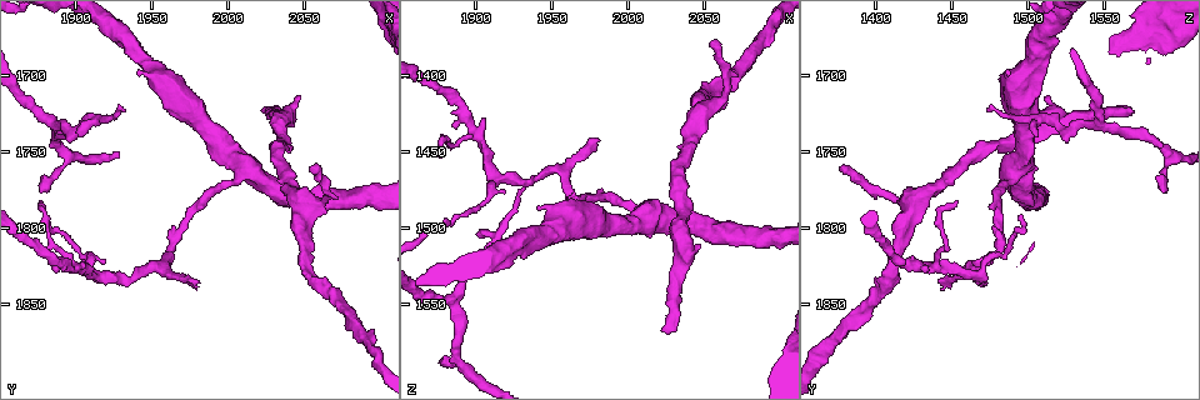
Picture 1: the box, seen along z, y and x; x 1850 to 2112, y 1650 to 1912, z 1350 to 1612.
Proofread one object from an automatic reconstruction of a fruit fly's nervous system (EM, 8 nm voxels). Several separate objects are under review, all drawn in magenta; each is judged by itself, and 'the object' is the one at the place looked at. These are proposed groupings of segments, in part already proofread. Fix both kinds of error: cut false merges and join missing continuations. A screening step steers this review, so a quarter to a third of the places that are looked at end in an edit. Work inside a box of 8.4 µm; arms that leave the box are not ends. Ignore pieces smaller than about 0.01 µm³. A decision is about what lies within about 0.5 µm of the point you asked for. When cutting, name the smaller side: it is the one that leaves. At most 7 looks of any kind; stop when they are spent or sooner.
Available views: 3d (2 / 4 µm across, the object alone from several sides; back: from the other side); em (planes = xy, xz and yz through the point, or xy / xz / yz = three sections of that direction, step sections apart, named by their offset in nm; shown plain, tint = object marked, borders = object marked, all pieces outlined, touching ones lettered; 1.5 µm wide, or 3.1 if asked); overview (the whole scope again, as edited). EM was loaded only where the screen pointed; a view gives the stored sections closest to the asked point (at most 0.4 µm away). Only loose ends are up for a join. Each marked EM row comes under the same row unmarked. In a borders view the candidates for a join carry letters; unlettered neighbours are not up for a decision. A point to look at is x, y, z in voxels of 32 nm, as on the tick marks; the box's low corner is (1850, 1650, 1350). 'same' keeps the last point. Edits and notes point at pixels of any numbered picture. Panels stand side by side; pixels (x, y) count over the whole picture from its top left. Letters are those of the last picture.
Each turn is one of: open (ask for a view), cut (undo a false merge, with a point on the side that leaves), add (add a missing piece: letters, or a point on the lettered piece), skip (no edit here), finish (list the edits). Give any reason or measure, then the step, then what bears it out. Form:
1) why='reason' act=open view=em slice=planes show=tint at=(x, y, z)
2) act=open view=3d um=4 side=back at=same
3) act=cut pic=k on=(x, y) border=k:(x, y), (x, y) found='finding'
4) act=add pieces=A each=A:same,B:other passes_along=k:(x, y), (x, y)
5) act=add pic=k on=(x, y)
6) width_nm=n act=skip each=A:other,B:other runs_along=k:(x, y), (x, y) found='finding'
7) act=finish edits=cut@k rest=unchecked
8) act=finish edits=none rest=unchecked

why='an open end' act=open view=3d um=4 at=(1874, 1774, 1588)

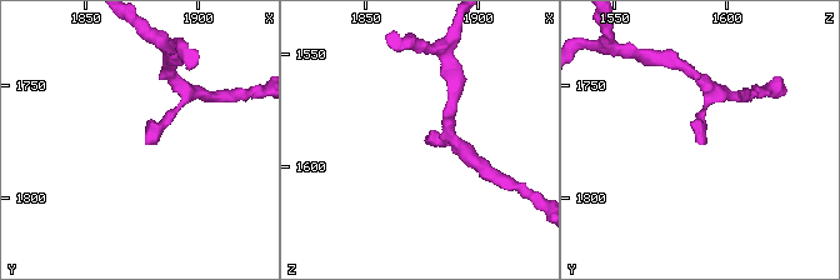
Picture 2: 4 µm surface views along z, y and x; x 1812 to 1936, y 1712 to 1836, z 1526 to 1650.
act=open view=em slice=planes show=borders at=(1876, 1776, 1587)

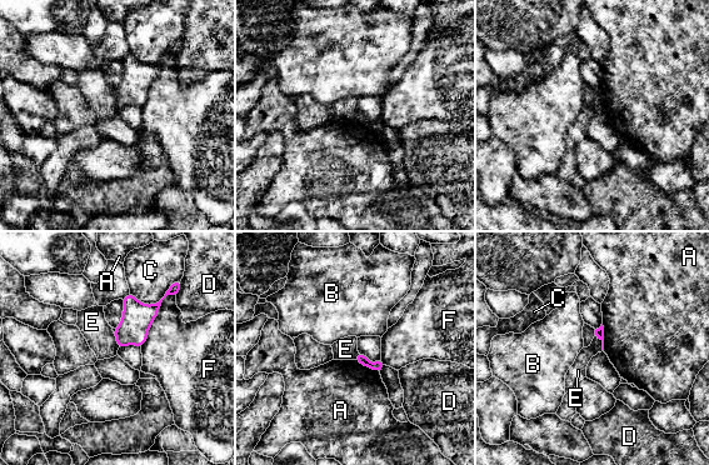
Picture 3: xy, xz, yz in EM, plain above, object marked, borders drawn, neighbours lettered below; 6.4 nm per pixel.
longest_contact=F:400nm act=skip each=A:other,B:other,C:other,D:other,E:other,F:other found='no lettered piece goes on from it'

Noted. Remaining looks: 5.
why='tapers out' act=open view=em slice=xy step=4 show=borders at=(1932, 1724, 1472)

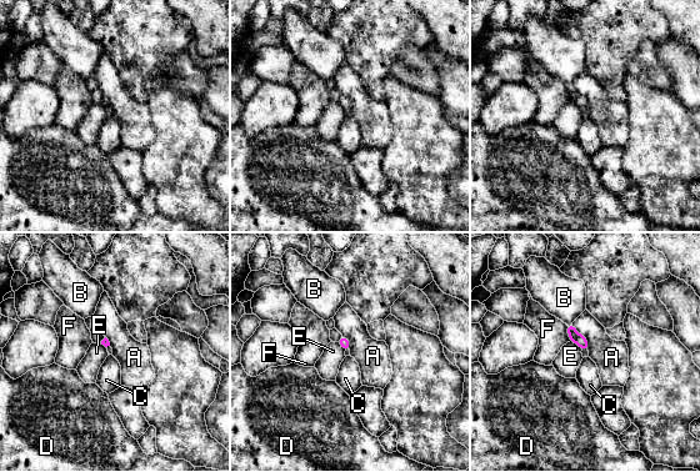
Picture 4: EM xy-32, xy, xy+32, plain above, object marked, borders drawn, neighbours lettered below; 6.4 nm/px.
why='another direction' act=open view=em slice=planes show=borders at=same

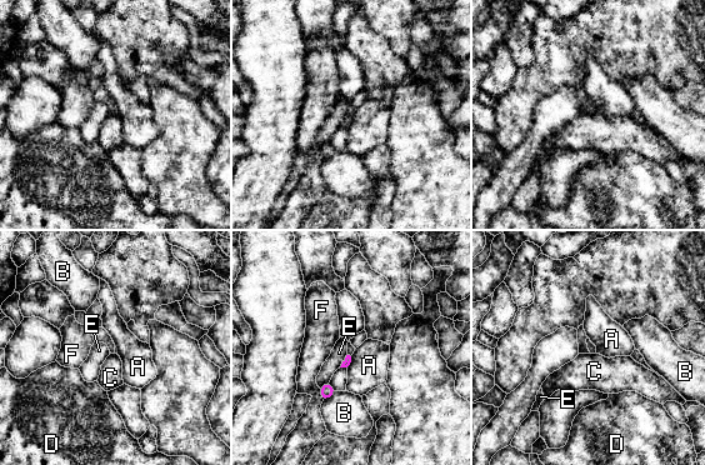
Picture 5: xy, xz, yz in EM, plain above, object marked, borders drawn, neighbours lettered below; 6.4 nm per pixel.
act=skip each=A:other,B:other,C:other,D:other,E:other,F:other border=5:(329, 380), (320, 388) found='none of them fits'

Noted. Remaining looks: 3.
why='free end' act=open view=3d um=4 at=(2024, 1722, 1568)

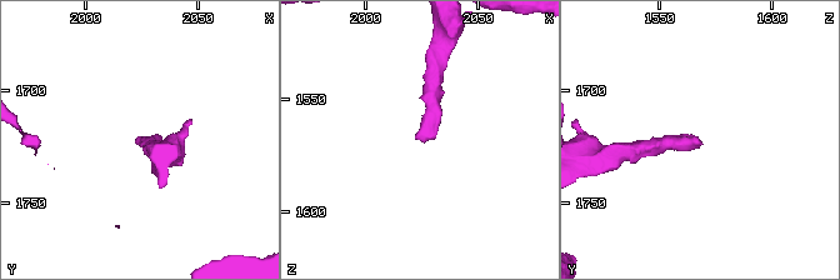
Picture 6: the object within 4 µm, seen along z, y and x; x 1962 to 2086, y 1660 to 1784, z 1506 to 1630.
act=open view=em slice=xy step=8 show=borders at=(2024, 1723, 1568)

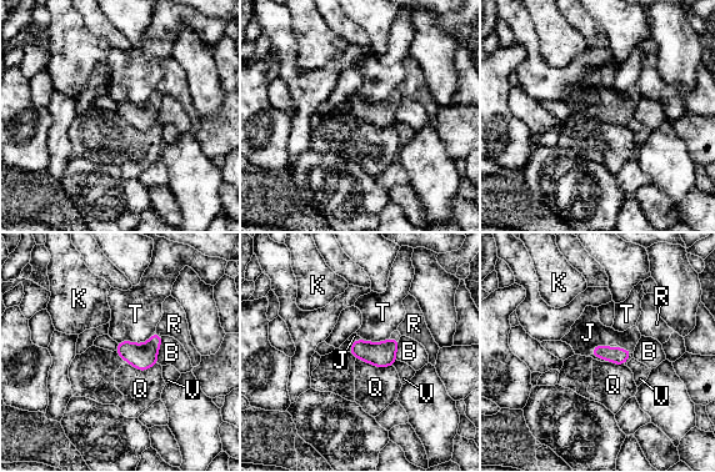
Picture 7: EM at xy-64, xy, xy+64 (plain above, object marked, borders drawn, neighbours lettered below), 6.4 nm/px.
why='cut it another way' act=open view=em slice=planes show=borders at=same

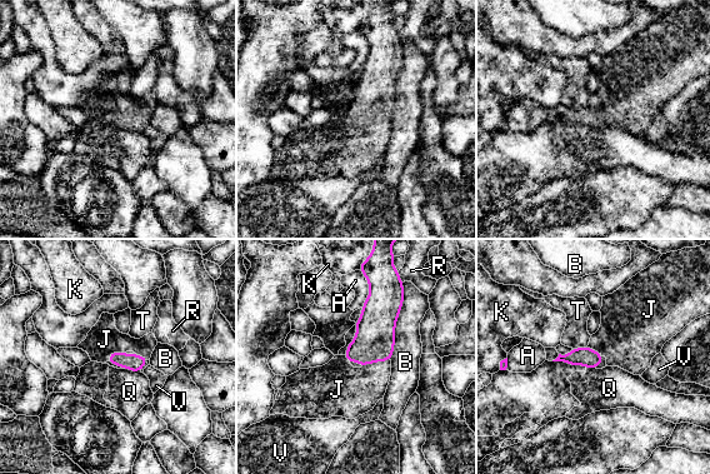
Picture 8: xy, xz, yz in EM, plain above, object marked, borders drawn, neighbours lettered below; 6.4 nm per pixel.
act=add pieces=J each=A:other,B:other,J:same,K:other,Q:other,R:other,T:other,V:other found='it goes on there'

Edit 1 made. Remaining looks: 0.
act=finish edits=add@8 rest=unchecked

